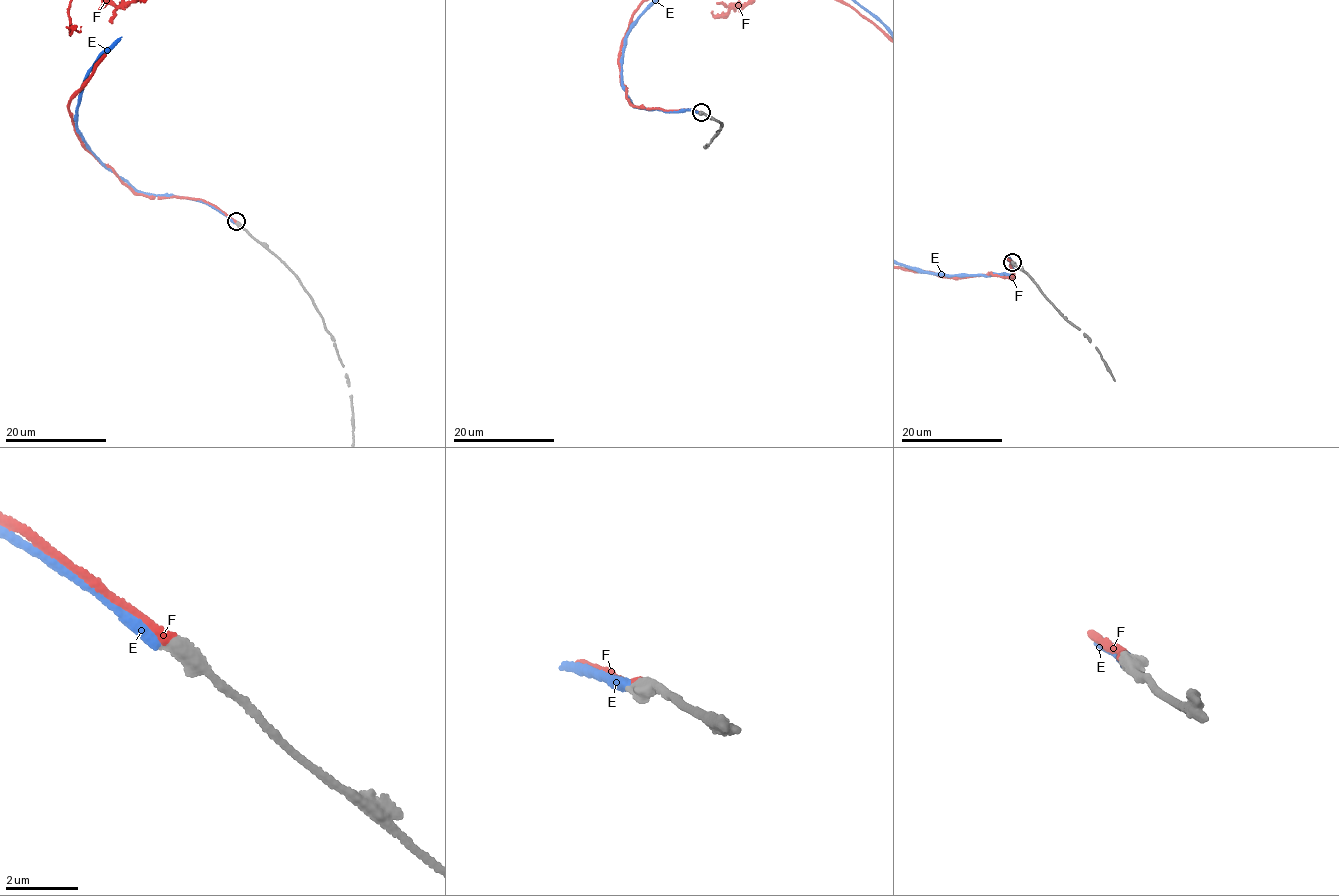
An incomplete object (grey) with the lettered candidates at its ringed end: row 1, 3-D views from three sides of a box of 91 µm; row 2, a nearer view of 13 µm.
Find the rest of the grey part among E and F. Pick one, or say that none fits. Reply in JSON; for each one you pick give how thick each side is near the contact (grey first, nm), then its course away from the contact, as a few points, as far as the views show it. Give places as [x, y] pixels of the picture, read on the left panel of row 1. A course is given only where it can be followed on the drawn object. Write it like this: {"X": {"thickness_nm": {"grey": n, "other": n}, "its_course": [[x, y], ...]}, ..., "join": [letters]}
{"F": {"thickness_nm": {"grey": 500, "other": 260}}, "join": ["F"]}

